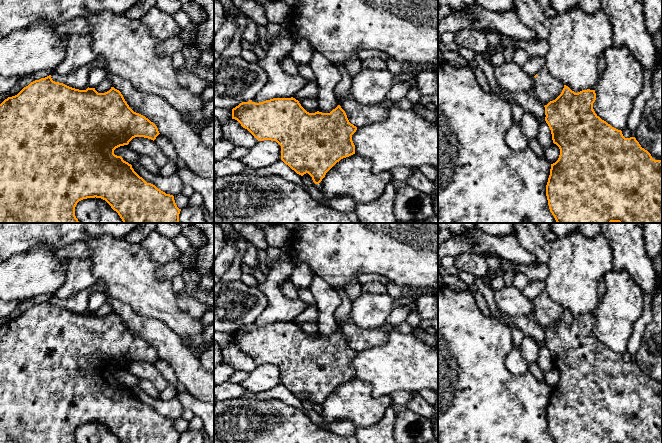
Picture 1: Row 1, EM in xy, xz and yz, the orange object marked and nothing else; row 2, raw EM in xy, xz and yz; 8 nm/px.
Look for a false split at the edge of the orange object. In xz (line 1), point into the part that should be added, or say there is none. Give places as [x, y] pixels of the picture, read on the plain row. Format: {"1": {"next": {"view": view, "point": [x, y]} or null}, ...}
{"1": {"next": {"view": "xz", "point": [359, 338]}}}

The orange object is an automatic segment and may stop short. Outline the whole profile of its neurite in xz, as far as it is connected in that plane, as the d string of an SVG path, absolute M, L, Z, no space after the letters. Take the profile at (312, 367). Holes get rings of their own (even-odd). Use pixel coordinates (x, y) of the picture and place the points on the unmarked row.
M351 320L338 323L339 329L330 337L307 336L295 322L273 322L255 327L252 324L242 326L232 333L232 343L237 344L241 350L247 353L258 365L276 365L281 370L281 384L297 398L303 400L308 397L315 408L319 408L326 397L341 383L355 378L355 369L352 359L357 352L363 349L375 347L385 343L388 333L380 328L367 329L356 325Z

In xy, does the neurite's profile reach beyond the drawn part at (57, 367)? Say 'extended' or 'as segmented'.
extended

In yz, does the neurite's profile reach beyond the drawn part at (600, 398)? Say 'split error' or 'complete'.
split error

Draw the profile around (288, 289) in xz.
M286 280L281 288L283 295L288 299L298 299L298 288L289 280Z

